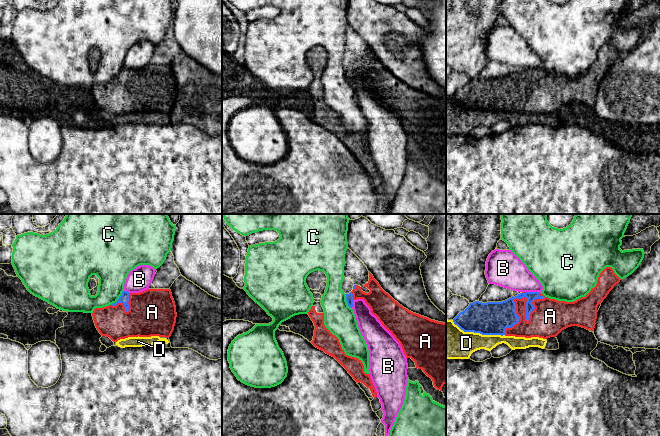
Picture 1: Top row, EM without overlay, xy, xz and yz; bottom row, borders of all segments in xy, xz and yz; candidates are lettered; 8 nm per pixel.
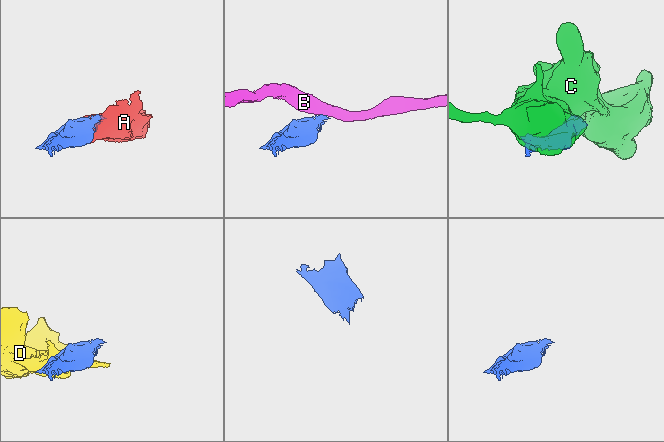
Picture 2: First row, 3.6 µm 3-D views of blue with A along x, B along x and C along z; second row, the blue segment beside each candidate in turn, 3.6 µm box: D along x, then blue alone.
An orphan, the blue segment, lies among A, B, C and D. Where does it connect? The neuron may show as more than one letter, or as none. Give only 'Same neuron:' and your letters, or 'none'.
Same neuron: A

